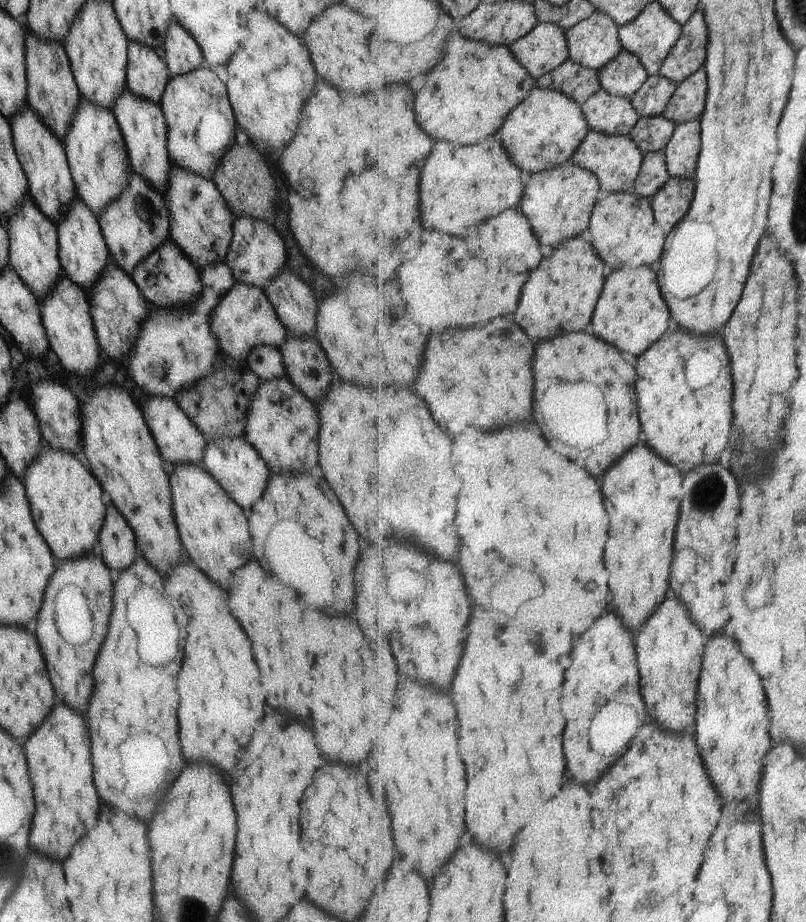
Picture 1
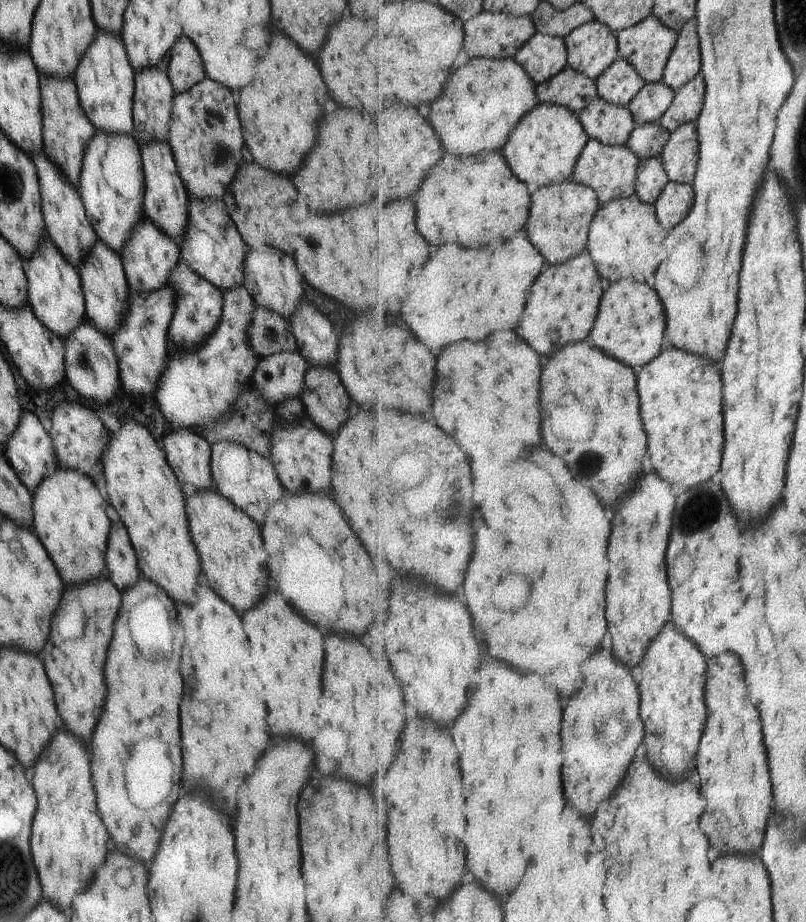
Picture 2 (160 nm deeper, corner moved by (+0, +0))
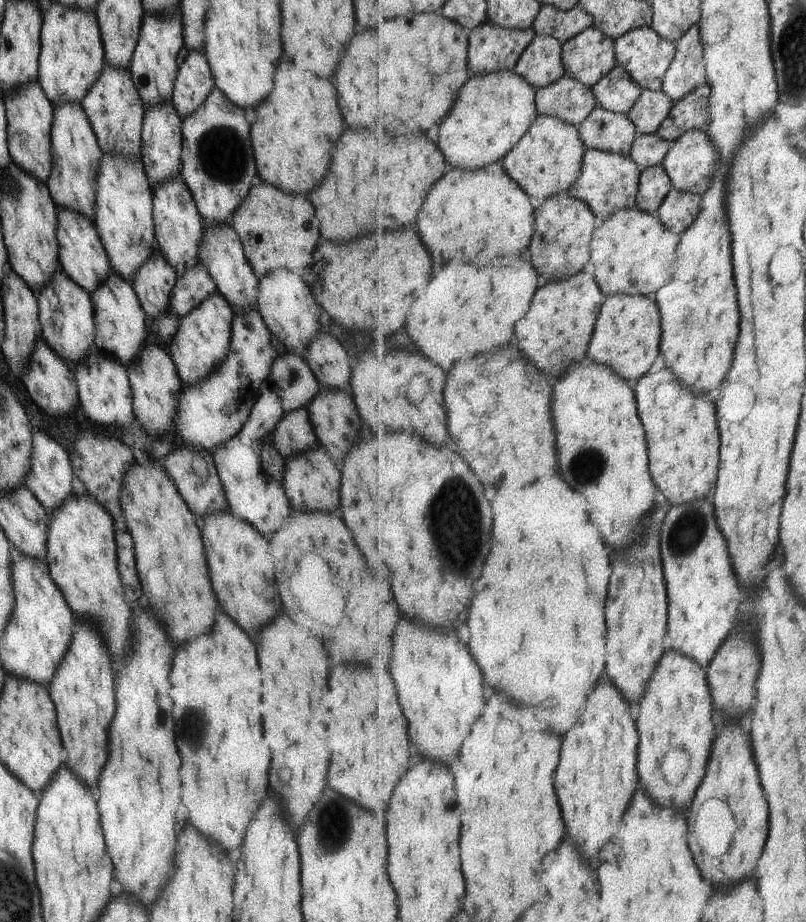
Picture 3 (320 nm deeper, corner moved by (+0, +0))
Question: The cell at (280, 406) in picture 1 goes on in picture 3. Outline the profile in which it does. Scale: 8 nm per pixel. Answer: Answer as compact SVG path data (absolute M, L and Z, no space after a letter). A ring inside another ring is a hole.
M319 444L307 451L300 451L292 457L284 459L281 484L284 486L285 496L288 498L293 511L321 510L321 512L333 512L339 504L339 496L337 496L339 472L333 466L330 456Z

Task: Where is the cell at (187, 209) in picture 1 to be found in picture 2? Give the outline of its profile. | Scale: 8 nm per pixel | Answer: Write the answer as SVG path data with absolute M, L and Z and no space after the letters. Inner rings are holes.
M188 192L188 226L184 234L184 239L179 243L180 258L201 278L210 282L214 287L221 291L234 289L242 286L244 278L244 258L249 250L245 241L241 238L239 231L236 229L235 223L231 220L227 212L224 202L215 199L197 199Z

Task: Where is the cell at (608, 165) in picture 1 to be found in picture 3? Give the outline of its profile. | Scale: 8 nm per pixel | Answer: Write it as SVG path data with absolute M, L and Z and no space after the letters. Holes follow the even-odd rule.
M588 149L584 154L584 166L580 179L567 192L569 196L576 197L588 204L599 222L604 223L619 211L637 206L636 200L640 194L642 171L630 156Z

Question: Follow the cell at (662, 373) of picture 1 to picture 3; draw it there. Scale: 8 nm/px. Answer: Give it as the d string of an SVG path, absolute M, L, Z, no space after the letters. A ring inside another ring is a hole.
M671 370L645 376L639 380L635 394L641 420L649 436L649 458L653 480L671 504L691 504L707 498L717 484L719 470L719 426L713 402L705 396L695 396Z

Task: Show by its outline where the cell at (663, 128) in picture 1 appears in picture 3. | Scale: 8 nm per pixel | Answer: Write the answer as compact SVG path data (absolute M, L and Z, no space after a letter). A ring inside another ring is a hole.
M658 133L654 135L639 134L632 144L630 157L644 170L661 165L671 147L672 142L662 139Z

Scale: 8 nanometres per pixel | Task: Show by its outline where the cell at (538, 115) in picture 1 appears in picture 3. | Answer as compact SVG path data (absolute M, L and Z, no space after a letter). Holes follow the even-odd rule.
M539 114L528 134L501 163L509 176L529 196L545 201L561 192L567 192L580 179L586 150L578 127L555 117Z

